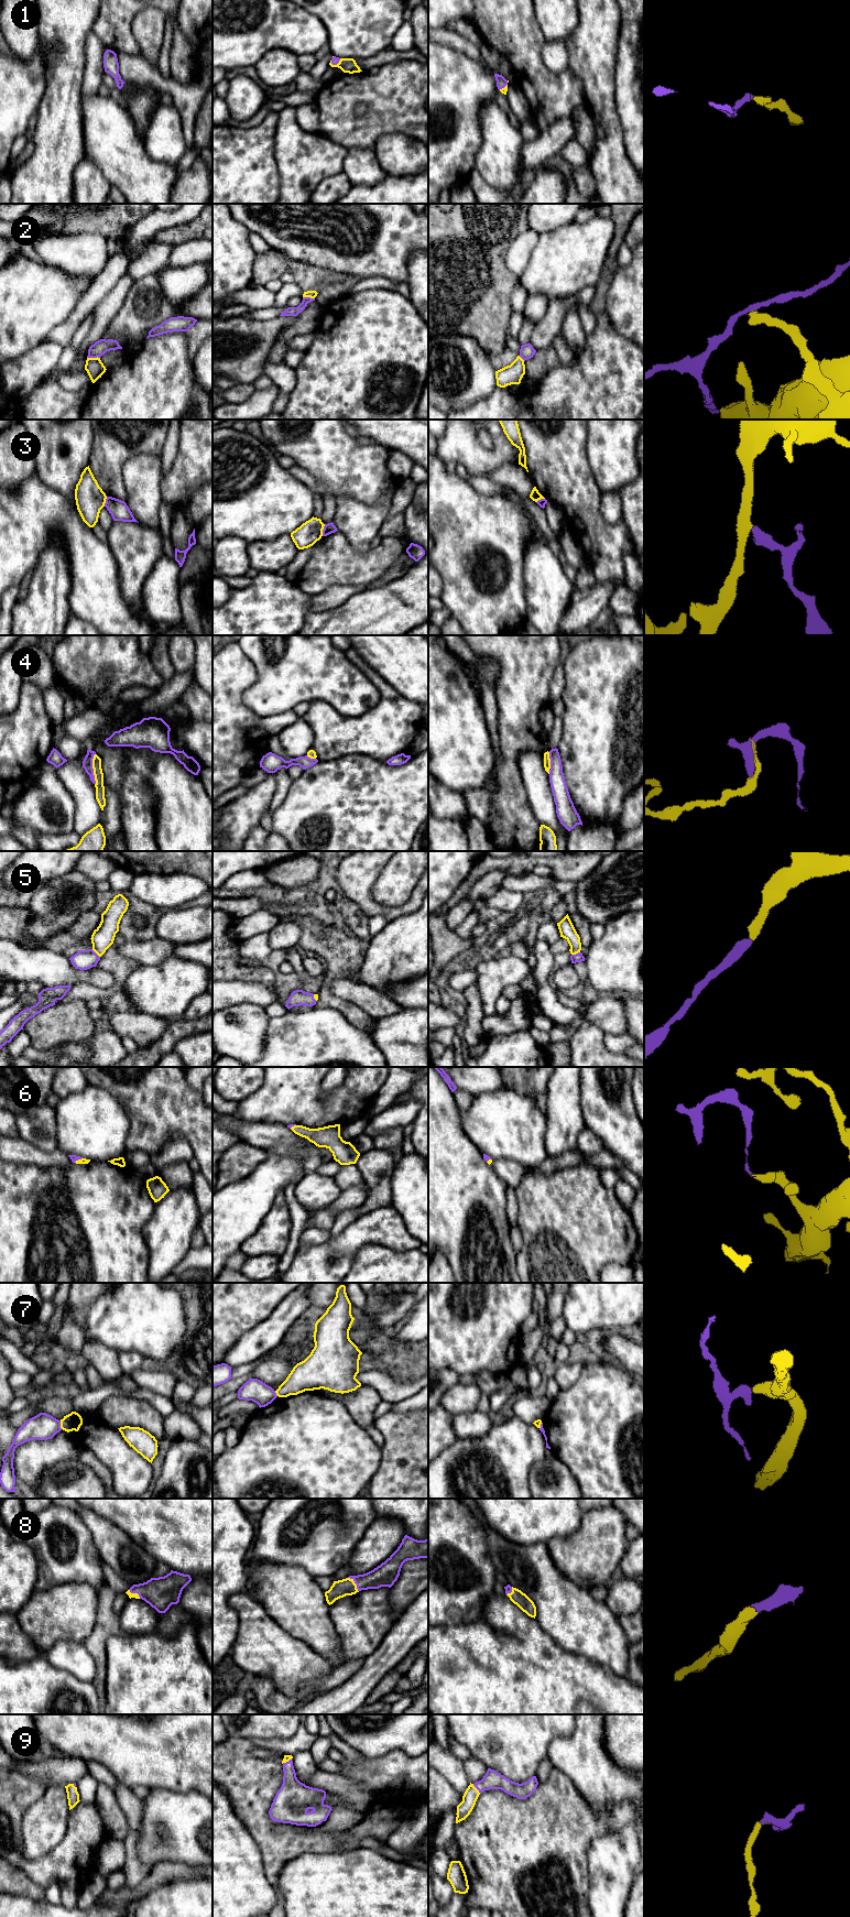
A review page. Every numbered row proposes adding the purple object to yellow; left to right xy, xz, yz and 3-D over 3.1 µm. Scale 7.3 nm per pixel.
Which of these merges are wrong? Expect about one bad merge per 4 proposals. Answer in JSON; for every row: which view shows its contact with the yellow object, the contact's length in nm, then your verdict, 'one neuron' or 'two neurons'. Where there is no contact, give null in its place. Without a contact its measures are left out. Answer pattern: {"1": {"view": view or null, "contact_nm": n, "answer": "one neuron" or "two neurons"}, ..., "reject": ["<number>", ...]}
{"1": {"view": "xz", "contact_nm": 90, "answer": "one neuron"}, "2": {"view": "xy", "contact_nm": 100, "answer": "two neurons"}, "3": {"view": "xz", "contact_nm": 90, "answer": "two neurons"}, "4": {"view": "xy", "contact_nm": 240, "answer": "one neuron"}, "5": {"view": "yz", "contact_nm": 70, "answer": "one neuron"}, "6": {"view": "xy", "contact_nm": 70, "answer": "one neuron"}, "7": {"view": "xy", "contact_nm": 70, "answer": "two neurons"}, "8": {"view": "xz", "contact_nm": 130, "answer": "one neuron"}, "9": {"view": "yz", "contact_nm": 90, "answer": "one neuron"}, "reject": ["2", "3", "7"]}

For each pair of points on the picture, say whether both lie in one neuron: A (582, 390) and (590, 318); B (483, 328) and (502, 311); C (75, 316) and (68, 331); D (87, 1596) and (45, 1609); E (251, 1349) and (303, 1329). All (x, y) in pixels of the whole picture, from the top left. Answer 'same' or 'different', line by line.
A: different
B: same
C: same
D: same
E: different

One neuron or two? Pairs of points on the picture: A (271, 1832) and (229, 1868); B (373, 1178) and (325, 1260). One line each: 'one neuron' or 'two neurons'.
A: two neurons
B: two neurons

